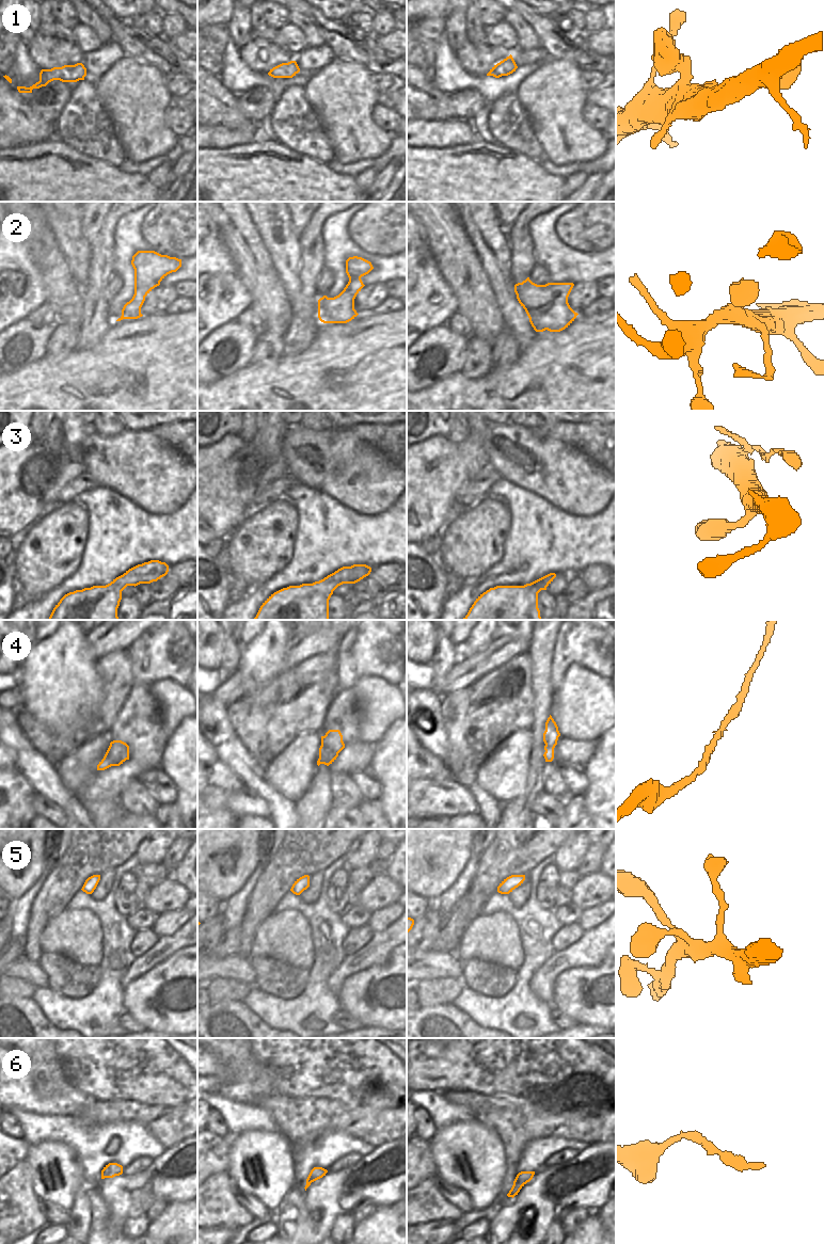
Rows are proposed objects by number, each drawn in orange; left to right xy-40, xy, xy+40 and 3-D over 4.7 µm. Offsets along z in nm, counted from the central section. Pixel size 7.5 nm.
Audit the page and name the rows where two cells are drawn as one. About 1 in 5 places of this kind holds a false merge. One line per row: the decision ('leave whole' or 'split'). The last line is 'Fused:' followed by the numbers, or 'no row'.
1: leave whole
2: leave whole
3: leave whole
4: leave whole
5: leave whole
6: leave whole
Fused: no row

